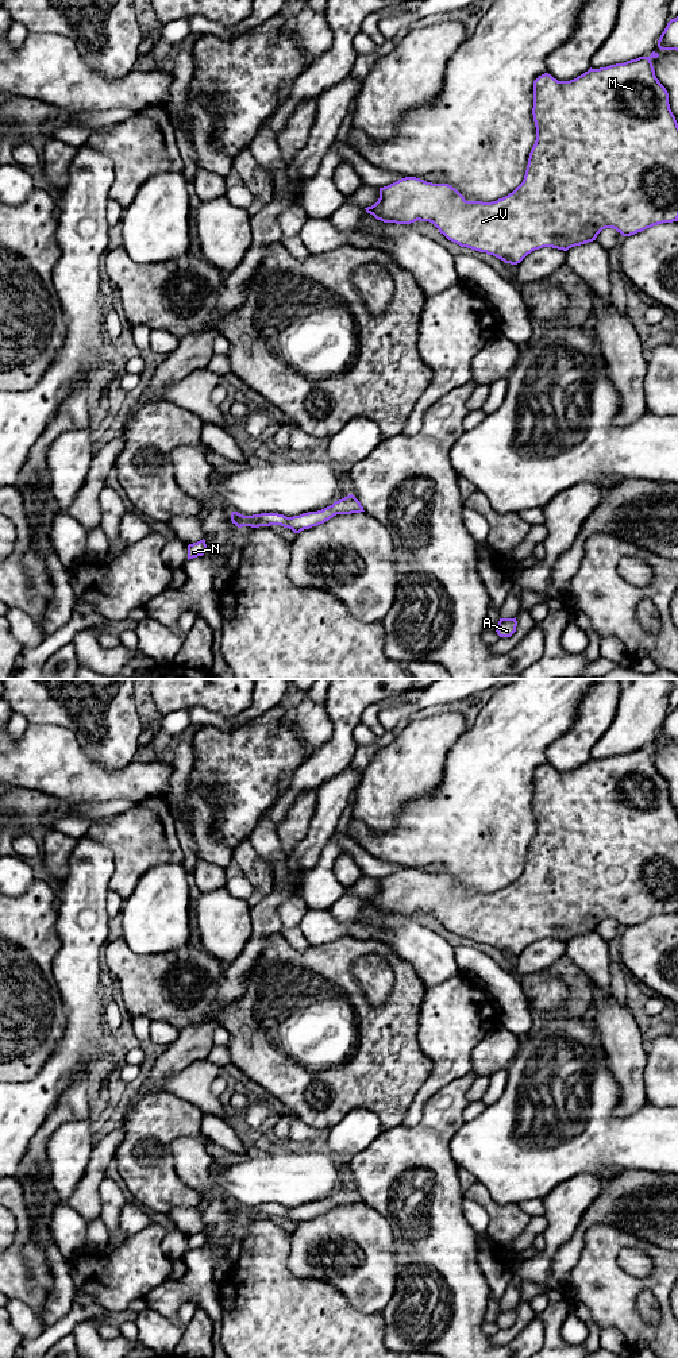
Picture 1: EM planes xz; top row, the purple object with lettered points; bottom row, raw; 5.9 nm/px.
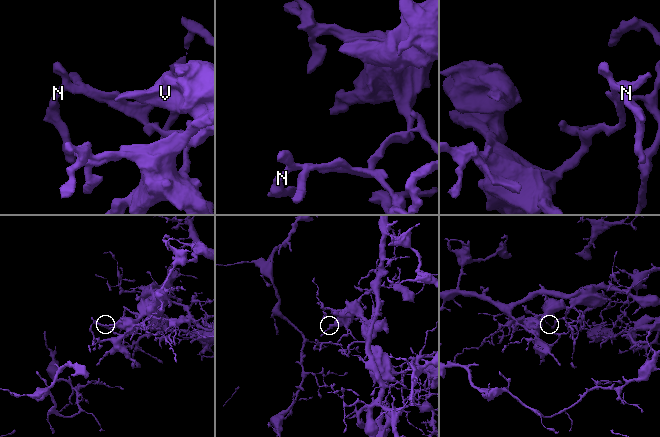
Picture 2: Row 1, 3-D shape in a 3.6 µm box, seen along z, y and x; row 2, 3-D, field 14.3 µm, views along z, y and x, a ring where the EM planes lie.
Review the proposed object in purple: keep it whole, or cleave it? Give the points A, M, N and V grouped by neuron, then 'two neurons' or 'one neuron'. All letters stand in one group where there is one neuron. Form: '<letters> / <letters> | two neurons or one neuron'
A M V / N | two neurons

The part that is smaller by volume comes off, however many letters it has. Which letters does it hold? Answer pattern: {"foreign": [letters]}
{"foreign": ["A", "M", "V"]}

